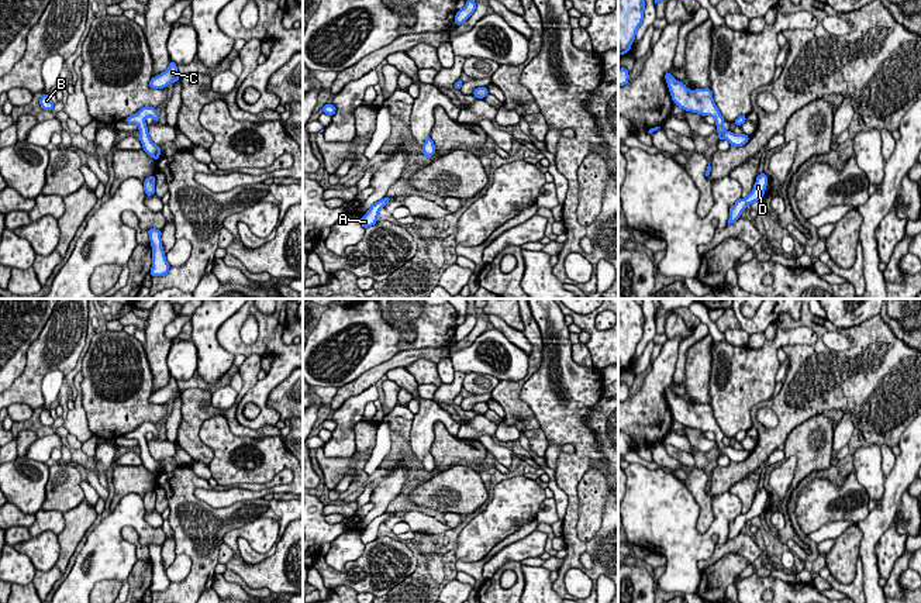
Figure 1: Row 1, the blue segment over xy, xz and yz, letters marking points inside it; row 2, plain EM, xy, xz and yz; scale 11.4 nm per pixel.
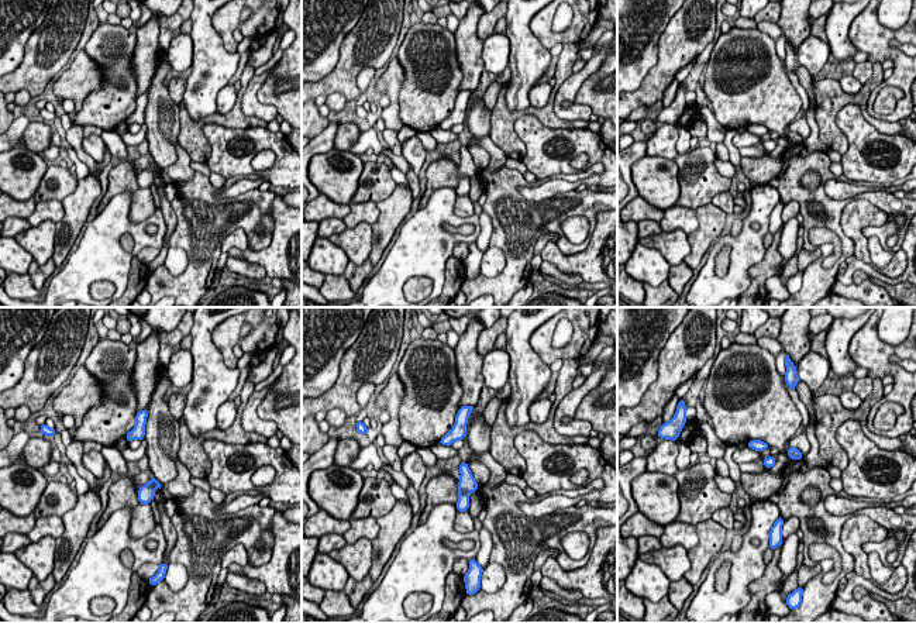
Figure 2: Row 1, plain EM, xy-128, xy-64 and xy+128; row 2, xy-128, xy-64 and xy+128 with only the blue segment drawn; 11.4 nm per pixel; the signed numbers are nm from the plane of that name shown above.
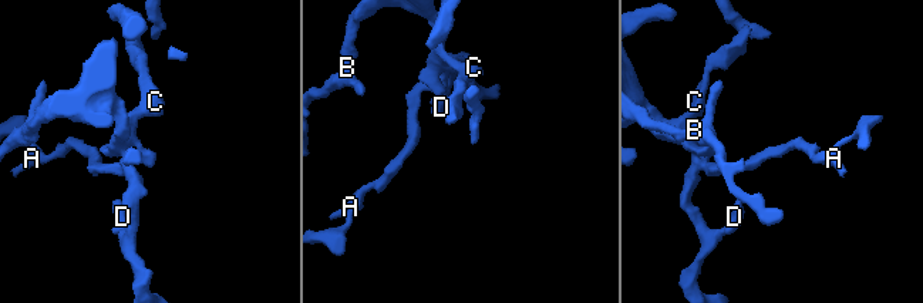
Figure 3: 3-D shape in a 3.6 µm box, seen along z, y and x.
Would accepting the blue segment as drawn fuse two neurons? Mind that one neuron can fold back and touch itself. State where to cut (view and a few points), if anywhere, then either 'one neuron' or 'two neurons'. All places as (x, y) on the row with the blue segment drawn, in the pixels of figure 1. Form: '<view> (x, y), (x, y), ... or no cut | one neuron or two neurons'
no cut | one neuron

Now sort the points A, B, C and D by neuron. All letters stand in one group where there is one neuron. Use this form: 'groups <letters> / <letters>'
groups A B C D

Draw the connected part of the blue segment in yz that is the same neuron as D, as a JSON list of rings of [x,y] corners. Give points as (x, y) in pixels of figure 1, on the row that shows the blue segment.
[[[765,172],[756,176],[756,182],[749,196],[745,199],[737,200],[735,204],[729,207],[728,225],[735,223],[741,217],[742,211],[746,209],[748,204],[752,204],[753,201],[758,201],[765,196],[768,182],[769,179]]]

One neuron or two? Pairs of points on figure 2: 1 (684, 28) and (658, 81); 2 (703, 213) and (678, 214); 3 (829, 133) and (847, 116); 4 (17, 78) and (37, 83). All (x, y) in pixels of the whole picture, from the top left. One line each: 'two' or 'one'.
1: one
2: two
3: two
4: one

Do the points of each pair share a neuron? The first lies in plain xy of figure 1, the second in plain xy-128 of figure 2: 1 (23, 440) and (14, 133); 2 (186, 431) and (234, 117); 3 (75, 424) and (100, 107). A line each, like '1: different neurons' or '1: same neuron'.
1: different neurons
2: same neuron
3: different neurons

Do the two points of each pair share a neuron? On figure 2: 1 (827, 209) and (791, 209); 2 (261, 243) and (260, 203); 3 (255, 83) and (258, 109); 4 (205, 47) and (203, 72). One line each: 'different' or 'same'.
1: different
2: same
3: same
4: same

